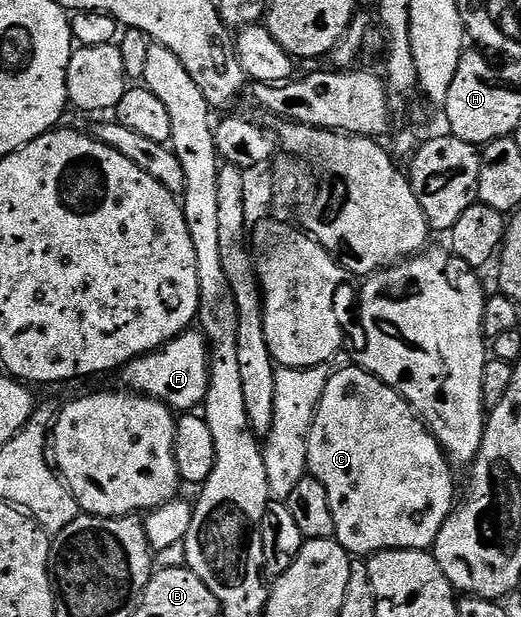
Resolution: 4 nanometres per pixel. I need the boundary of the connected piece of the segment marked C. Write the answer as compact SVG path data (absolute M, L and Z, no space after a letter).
M360 366L338 368L327 382L327 390L323 390L323 398L319 402L311 426L307 458L308 475L314 476L323 486L323 490L327 490L327 502L331 502L331 518L335 518L335 539L353 558L368 558L375 552L393 552L396 548L432 549L439 530L443 530L443 522L447 522L447 518L453 513L455 499L453 500L452 470L454 469L451 467L449 457L441 448L441 443L433 437L432 432L425 427L424 420L418 417L413 407L400 394Z

